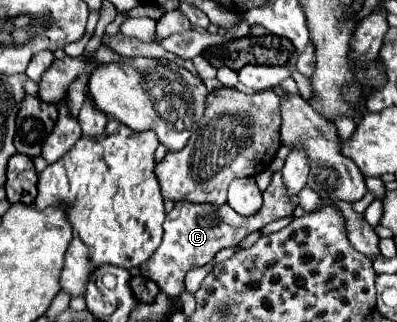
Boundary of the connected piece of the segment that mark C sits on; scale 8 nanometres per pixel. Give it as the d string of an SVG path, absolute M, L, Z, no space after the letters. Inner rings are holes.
M273 172L271 184L265 190L263 208L255 216L249 216L249 218L235 214L235 210L231 210L229 204L215 208L211 204L191 204L185 200L175 202L175 206L167 214L167 220L163 226L163 230L165 230L163 242L159 244L155 254L149 258L149 262L143 262L143 266L139 266L141 276L153 280L159 286L159 290L169 294L171 298L177 298L183 290L183 278L193 266L209 264L219 250L237 246L247 234L263 228L265 224L269 224L273 220L291 216L297 204L299 204L299 200L291 202L291 198L287 198L287 188L283 186L281 172Z

